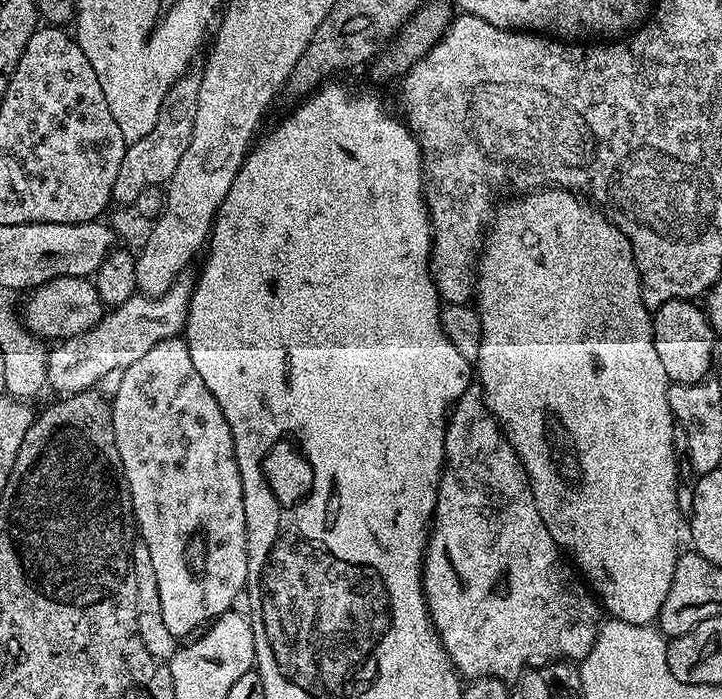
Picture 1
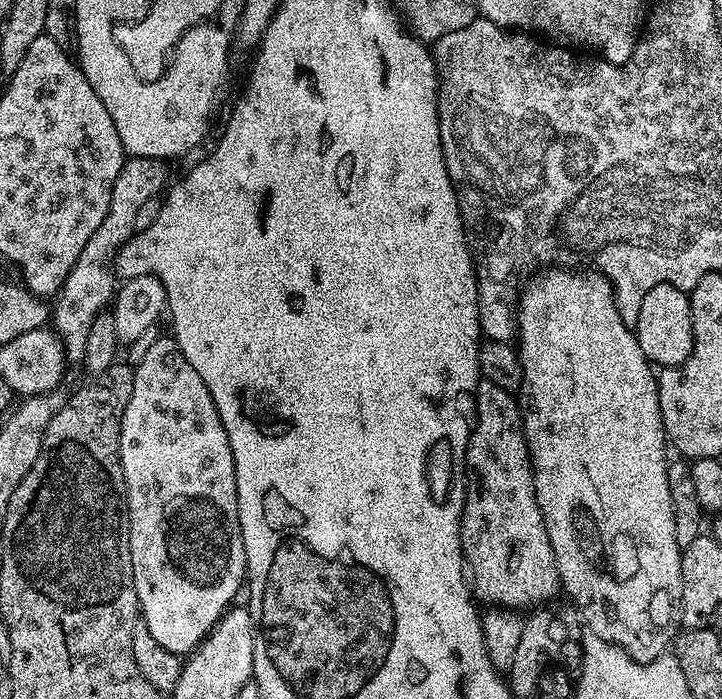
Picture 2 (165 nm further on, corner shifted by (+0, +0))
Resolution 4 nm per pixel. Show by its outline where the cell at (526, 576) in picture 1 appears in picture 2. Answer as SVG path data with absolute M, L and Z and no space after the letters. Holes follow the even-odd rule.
M481 379L476 385L474 393L474 423L468 433L468 444L464 448L464 466L466 469L466 483L464 486L464 509L460 519L460 545L464 551L464 563L467 575L470 577L470 587L477 601L488 606L499 606L502 608L515 608L517 610L535 609L557 599L561 591L560 575L554 562L554 550L550 546L550 538L546 534L546 526L542 518L542 510L536 501L536 491L534 490L534 478L532 477L532 463L528 457L528 447L524 441L524 423L520 418L520 406L517 397L511 391L502 386L496 386L494 382Z

